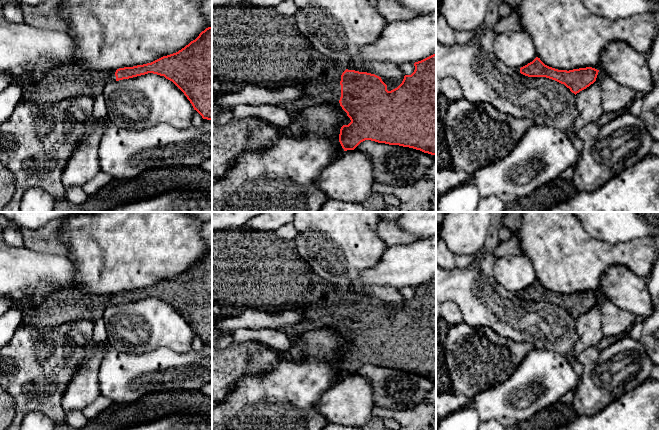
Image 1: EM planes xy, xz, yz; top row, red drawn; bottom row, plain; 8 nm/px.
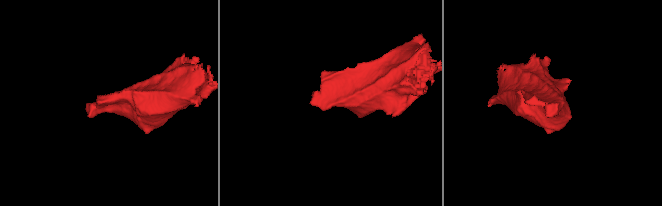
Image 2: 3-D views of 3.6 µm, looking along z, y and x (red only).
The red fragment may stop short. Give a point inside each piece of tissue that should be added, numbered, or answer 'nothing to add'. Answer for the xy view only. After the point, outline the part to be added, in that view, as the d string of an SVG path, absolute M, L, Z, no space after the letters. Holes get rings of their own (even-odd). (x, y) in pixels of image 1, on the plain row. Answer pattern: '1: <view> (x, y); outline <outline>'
1: xy (70, 304); outline M74 287L63 288L24 310L22 323L46 328L83 319L94 322L104 317L108 307L116 305L115 296L83 293Z

